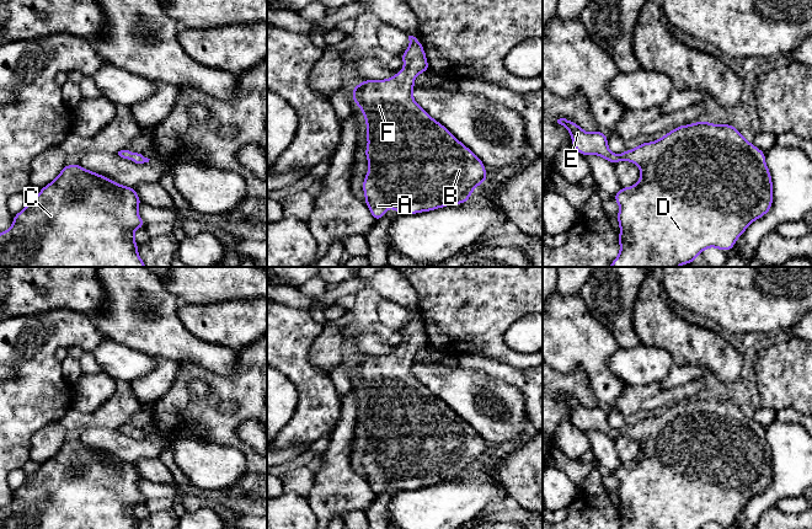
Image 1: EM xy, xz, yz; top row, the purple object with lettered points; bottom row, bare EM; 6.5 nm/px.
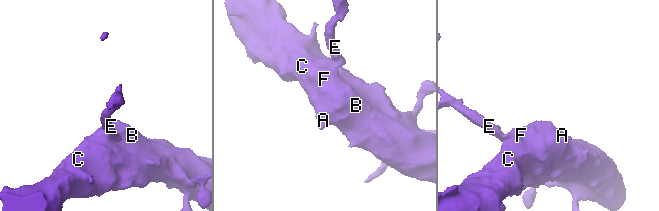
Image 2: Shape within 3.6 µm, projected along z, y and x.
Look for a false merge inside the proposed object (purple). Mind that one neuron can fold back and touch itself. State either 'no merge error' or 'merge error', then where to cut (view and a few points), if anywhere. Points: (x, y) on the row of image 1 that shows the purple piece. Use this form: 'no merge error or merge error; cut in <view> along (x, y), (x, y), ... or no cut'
no merge error; no cut

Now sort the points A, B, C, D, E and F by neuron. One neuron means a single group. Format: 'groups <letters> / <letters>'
groups A B C D E F

